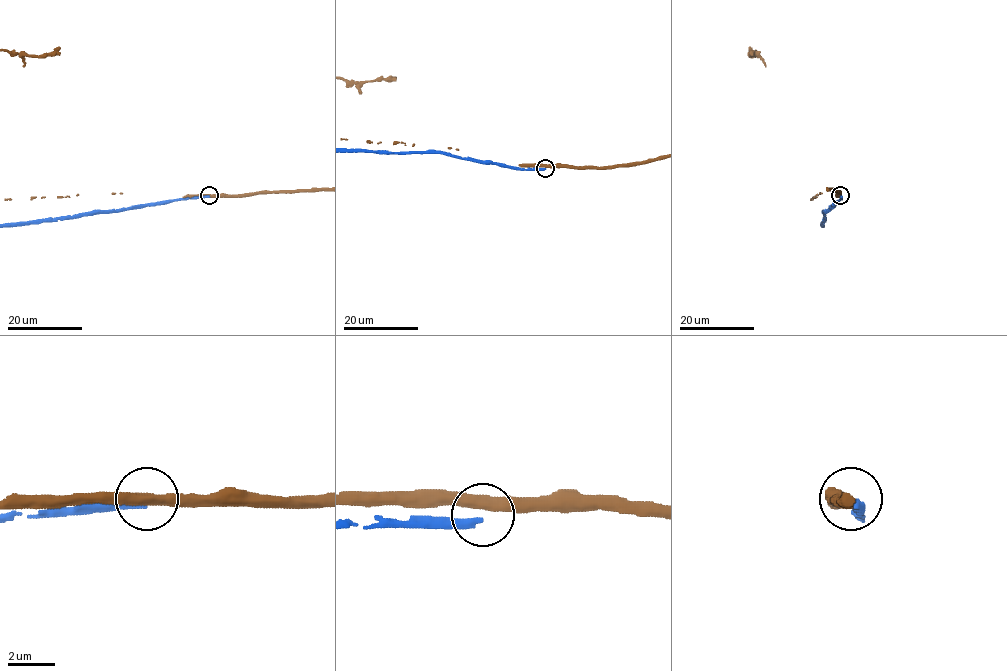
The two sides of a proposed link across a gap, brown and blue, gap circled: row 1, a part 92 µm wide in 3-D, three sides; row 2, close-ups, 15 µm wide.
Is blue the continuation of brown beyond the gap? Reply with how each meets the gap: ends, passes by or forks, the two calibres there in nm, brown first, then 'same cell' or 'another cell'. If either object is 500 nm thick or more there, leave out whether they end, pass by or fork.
brown passes by; blue ends; calibres 460 and 320 nm; another cell

